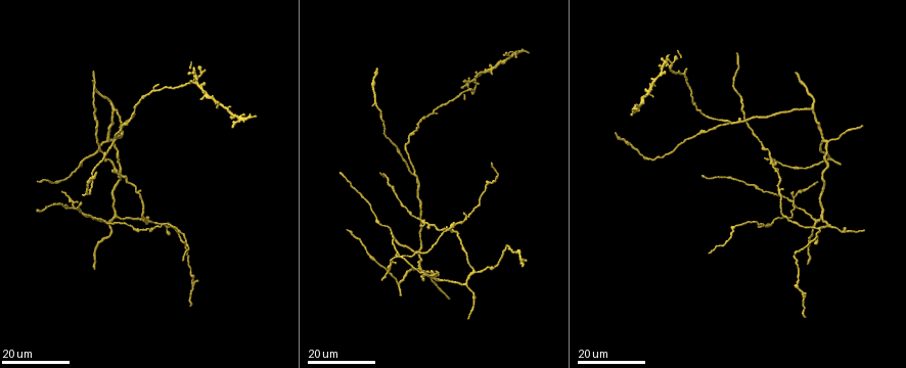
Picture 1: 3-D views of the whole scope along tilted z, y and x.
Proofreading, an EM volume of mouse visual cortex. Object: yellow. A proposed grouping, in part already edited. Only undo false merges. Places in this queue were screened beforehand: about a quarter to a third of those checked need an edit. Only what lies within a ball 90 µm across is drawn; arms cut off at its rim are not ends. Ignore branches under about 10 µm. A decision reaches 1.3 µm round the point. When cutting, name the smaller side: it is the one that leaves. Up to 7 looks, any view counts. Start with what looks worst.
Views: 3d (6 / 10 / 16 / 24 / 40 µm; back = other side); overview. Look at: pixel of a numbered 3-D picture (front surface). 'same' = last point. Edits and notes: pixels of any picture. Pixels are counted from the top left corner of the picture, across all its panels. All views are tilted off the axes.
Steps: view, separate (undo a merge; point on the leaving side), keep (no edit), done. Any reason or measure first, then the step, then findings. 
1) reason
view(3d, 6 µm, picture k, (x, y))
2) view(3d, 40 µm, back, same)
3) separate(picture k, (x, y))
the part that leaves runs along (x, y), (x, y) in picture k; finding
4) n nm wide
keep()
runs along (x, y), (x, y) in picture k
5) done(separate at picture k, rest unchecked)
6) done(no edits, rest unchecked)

four or more arms meet
view(3d, 24 µm, picture 1, (401, 257))

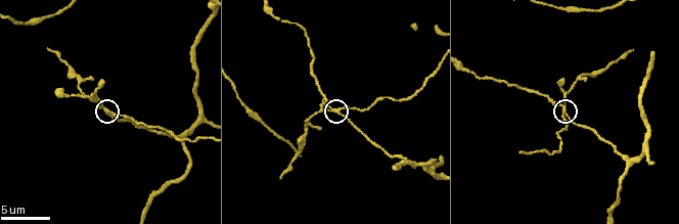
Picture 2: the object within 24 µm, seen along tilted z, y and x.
closer look
view(3d, 10 µm, picture 2, (338, 108))

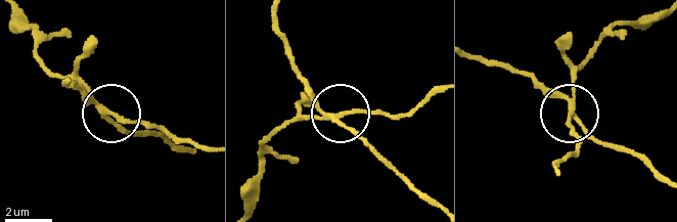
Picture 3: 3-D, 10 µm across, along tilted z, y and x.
view(3d, 10 µm, back, picture 3, (340, 116))

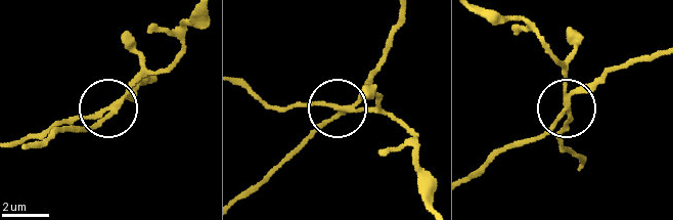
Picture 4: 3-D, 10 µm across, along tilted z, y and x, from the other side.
190 nm wide
separate(picture 4, (373, 111))
the part that leaves runs along (346, 110), (268, 105), (243, 87) in picture 4; two neurons meet here

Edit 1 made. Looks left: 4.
side arm on a straight run
view(3d, 24 µm, picture 1, (476, 269))

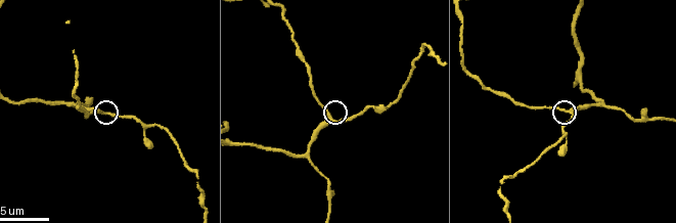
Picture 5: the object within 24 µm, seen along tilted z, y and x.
view(3d, 10 µm, picture 5, (101, 113))

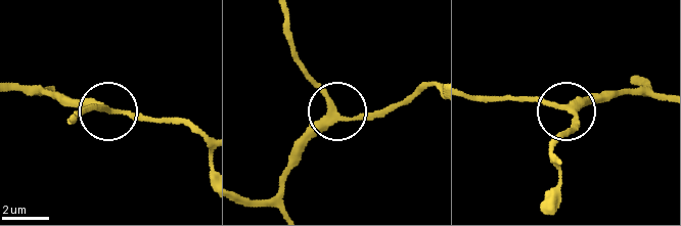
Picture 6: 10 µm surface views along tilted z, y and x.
3 arms
keep()
runs along (11, 86), (40, 87), (155, 119) in picture 6; one neuron here

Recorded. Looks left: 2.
three arms meet
view(3d, 16 µm, picture 2, (628, 163))

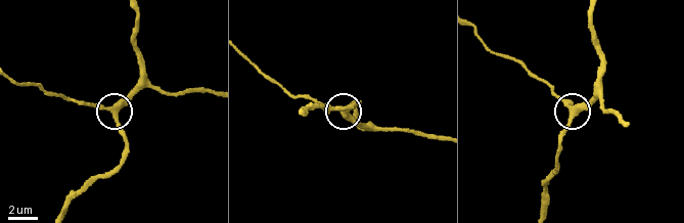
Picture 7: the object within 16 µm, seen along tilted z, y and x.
view(3d, 6 µm, picture 7, (114, 114))

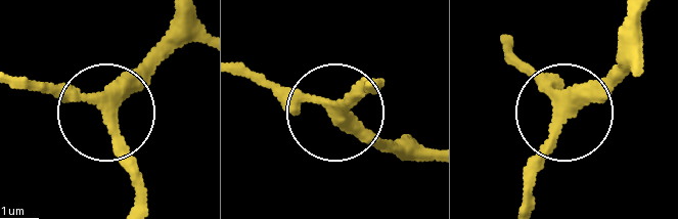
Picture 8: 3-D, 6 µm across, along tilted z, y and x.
3 arms
keep()
runs along (641, 19), (637, 48), (558, 123), (530, 192) in picture 8; all the same neuron

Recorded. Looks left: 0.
done(separate at picture 4, rest unchecked)

